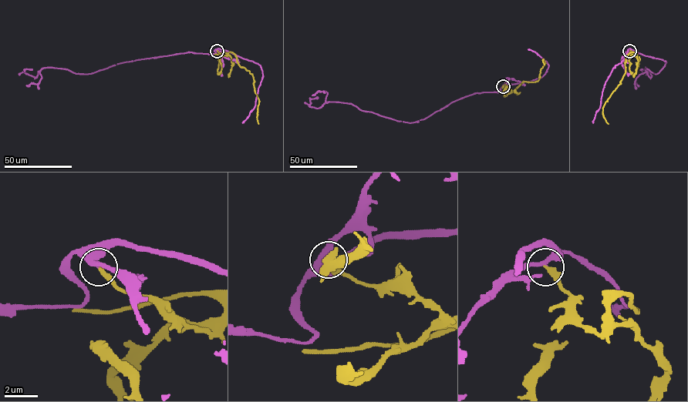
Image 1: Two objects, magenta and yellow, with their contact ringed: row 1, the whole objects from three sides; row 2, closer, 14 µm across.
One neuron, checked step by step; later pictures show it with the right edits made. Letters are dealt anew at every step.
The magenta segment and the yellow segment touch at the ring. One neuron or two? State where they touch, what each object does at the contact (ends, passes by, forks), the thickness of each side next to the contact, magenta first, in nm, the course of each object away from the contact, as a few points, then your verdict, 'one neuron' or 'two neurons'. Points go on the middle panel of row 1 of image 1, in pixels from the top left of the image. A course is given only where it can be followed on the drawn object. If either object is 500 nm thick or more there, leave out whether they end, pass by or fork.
place (503, 86); magenta passes by; yellow ends; calibres 220 and 280 nm; course magenta (503, 86), (501, 93), (474, 93), (412, 122), (351, 104), (311, 107), (310, 99), (318, 97); course yellow (503, 86), (514, 91), (523, 82), (535, 82), (544, 63), (543, 59), (544, 65); two neurons

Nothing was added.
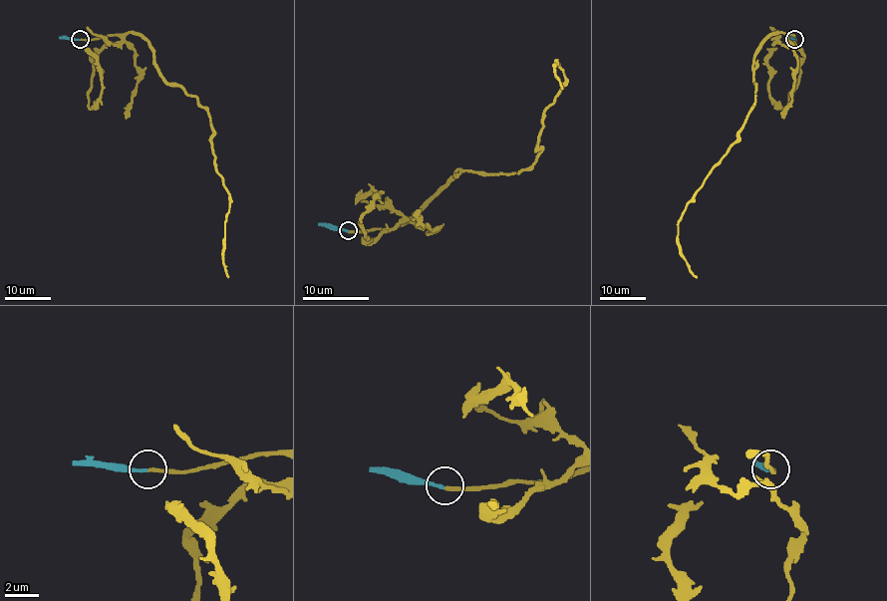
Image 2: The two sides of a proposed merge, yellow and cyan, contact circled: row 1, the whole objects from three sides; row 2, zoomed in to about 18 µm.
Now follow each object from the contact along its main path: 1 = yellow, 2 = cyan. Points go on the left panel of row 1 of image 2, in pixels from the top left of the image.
1: (80, 39), (138, 32), (149, 44), (158, 73), (207, 111), (215, 169), (230, 199), (223, 252), (229, 277)
2: (79, 39), (60, 37)

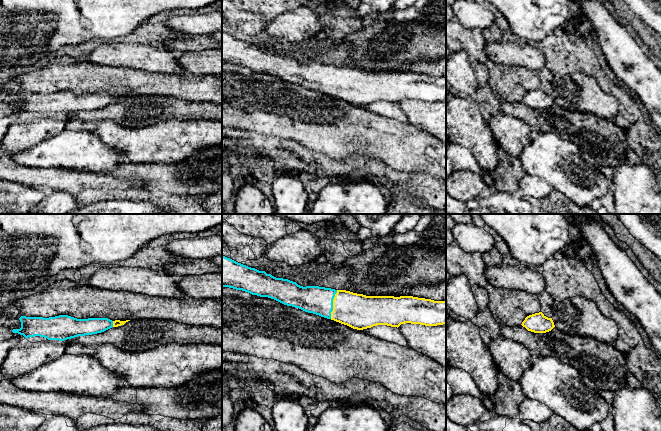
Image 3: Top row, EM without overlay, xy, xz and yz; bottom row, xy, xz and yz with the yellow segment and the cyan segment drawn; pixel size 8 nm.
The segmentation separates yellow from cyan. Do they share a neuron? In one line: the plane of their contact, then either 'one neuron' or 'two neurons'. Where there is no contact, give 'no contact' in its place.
meets yellow in xz; one neuron

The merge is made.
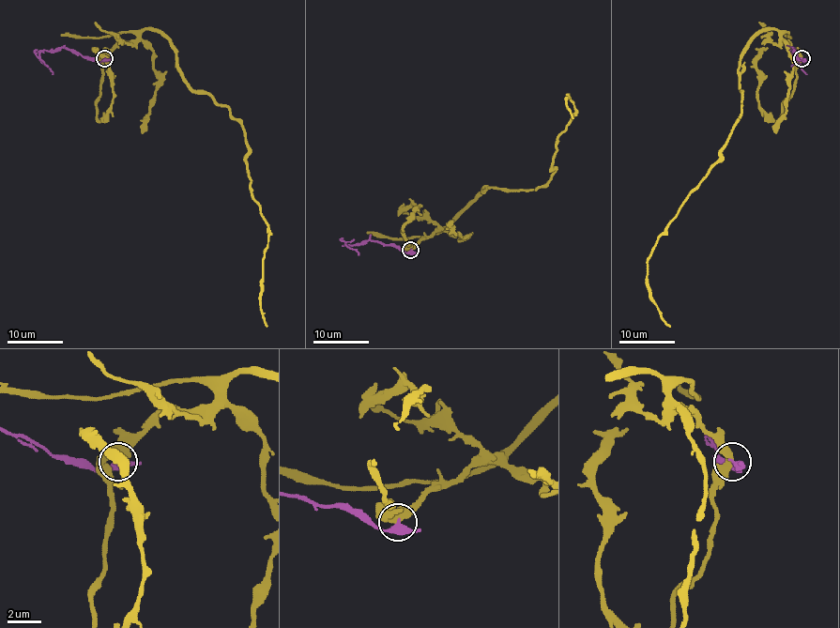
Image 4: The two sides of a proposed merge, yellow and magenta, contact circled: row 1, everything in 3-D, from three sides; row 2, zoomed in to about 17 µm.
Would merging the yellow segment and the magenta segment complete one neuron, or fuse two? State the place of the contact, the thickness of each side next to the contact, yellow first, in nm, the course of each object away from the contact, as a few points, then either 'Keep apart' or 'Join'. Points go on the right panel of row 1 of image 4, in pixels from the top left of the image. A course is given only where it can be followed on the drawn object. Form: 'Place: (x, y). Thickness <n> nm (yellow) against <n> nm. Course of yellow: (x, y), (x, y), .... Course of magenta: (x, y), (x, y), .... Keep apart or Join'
Place: (801, 58). Thickness 420 nm (yellow) against 380 nm. Course of yellow: (801, 58), (774, 29), (763, 29), (740, 61), (741, 114), (722, 156), (648, 261), (649, 297), (669, 326). Course of magenta: (801, 58), (804, 61), (797, 56), (791, 47), (797, 50), (796, 58), (807, 73). Keep apart

